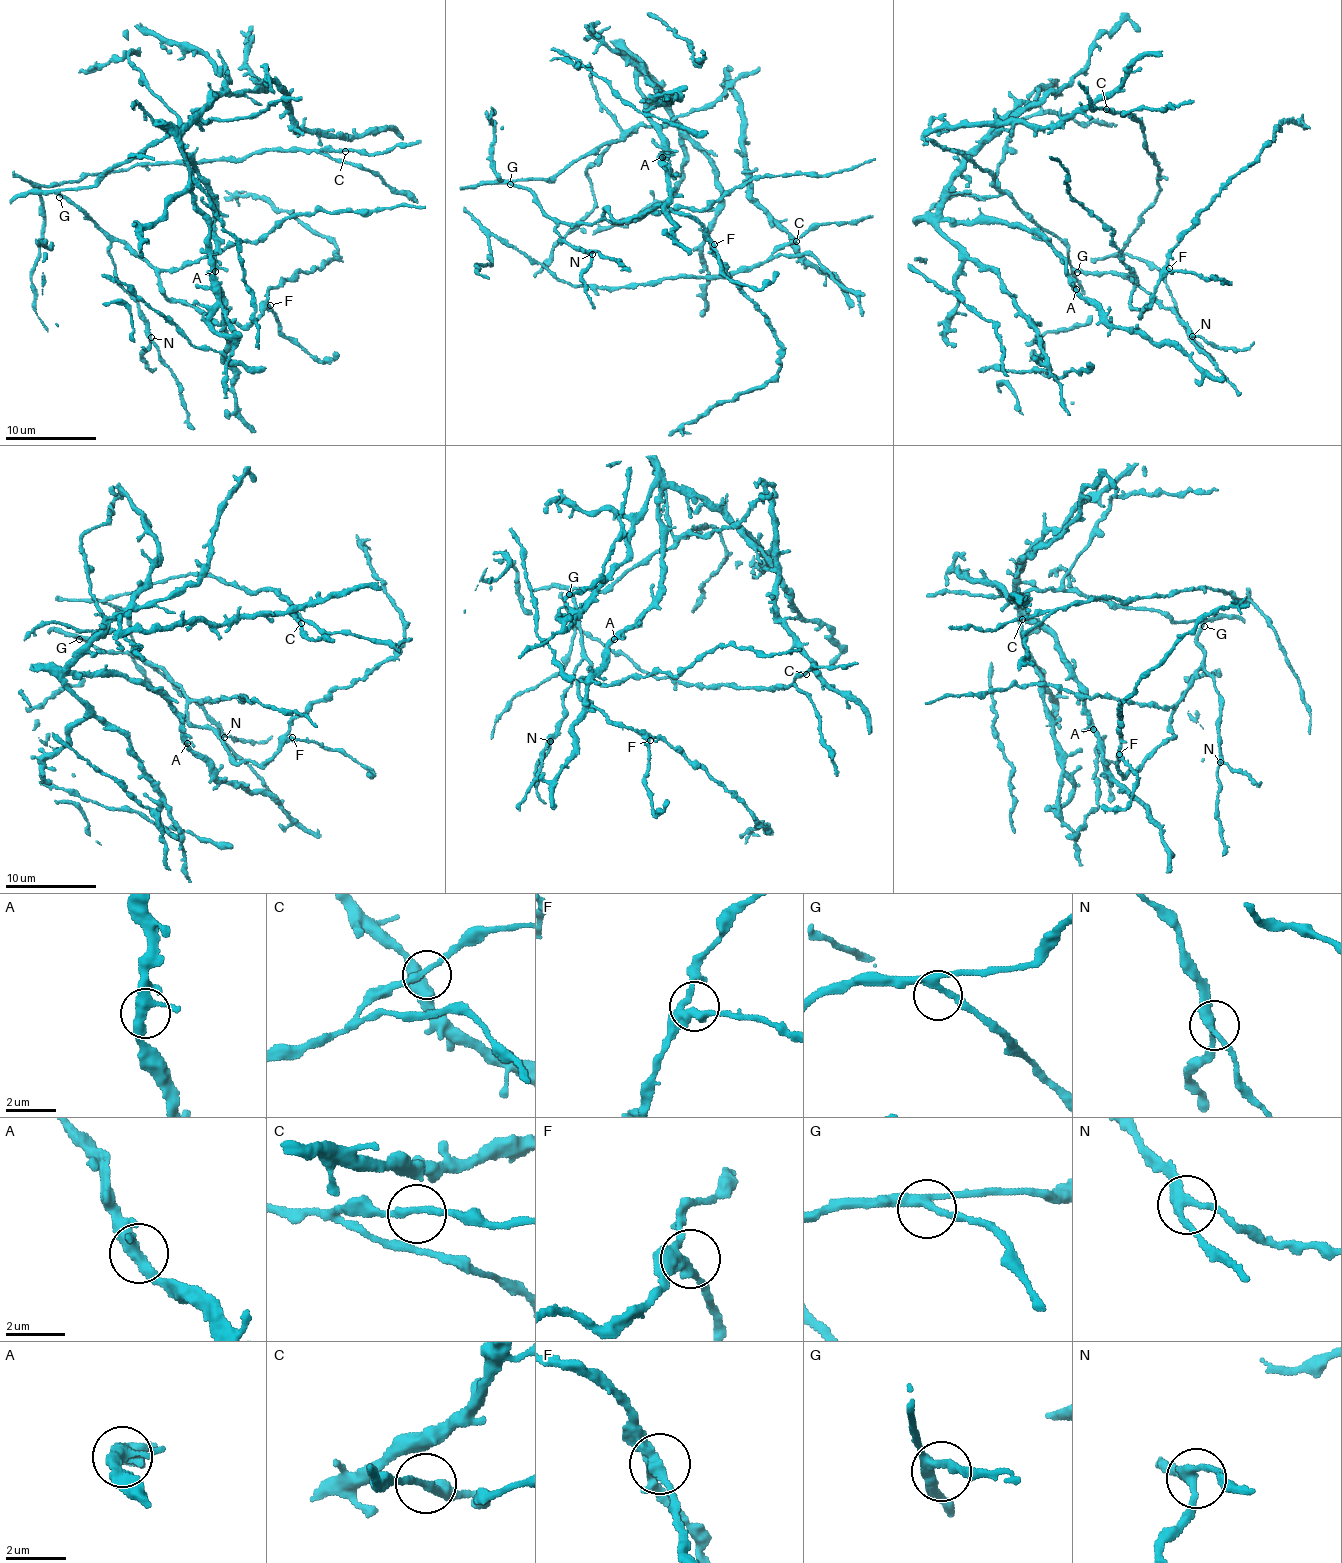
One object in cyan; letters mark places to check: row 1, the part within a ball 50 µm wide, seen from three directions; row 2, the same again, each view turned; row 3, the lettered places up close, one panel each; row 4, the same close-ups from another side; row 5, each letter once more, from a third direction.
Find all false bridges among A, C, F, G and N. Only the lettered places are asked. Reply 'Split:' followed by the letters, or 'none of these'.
Split: none of these

